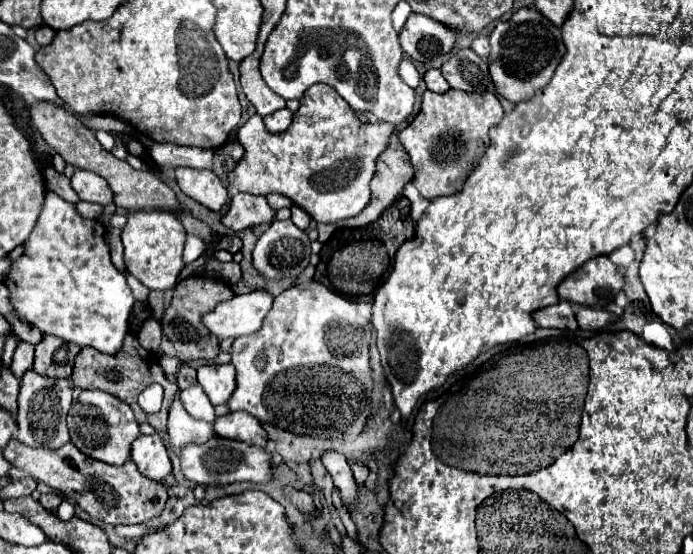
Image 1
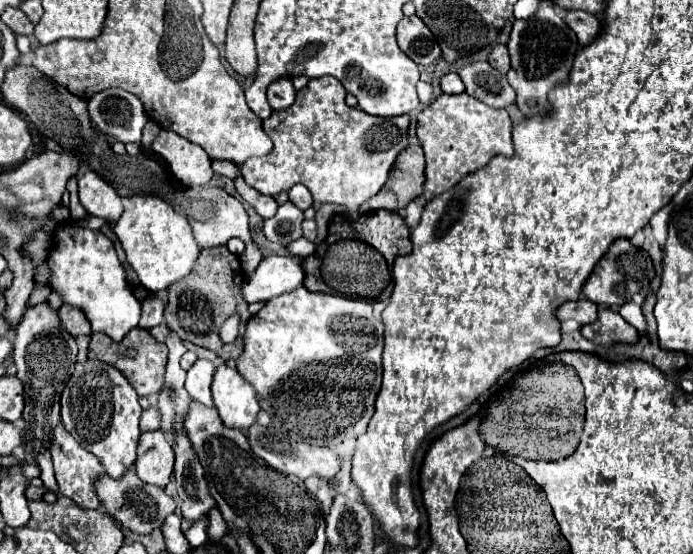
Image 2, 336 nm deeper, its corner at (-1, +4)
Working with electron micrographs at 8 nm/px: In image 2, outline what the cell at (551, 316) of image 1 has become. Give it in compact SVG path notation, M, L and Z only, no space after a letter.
M579 298L575 302L565 302L561 308L555 310L555 316L557 320L575 320L579 322L581 326L585 324L591 324L595 318L597 318L597 304L587 300L587 298Z

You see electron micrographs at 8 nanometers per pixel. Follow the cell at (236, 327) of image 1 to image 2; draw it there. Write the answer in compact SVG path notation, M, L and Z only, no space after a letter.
M269 256L263 258L253 274L247 274L241 284L241 296L247 304L269 302L275 296L287 294L303 284L303 268L297 258Z

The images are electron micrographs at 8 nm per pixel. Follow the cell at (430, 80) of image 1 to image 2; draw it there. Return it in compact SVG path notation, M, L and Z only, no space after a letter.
M449 72L441 78L441 90L445 94L461 94L461 92L465 92L465 86L455 72Z

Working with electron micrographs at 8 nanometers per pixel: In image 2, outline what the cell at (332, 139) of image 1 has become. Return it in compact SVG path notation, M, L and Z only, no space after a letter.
M333 76L311 78L309 84L297 92L297 98L291 108L273 112L267 120L263 120L263 130L273 140L273 150L261 158L249 158L241 166L241 174L245 182L257 192L267 196L287 192L295 184L305 184L315 202L345 206L349 208L349 218L357 220L359 206L381 190L397 154L407 146L409 116L403 114L395 118L381 118L381 116L365 114L359 108L349 108L345 104L345 94L347 92L343 84Z

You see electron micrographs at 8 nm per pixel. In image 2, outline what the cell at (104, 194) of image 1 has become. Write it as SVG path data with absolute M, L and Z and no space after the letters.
M91 170L79 176L79 200L91 216L117 220L123 212L121 196Z

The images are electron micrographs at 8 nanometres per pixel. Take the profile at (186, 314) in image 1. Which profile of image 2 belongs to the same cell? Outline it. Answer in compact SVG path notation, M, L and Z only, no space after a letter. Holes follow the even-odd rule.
M227 246L203 248L191 270L185 278L169 286L169 304L165 308L165 324L181 338L189 340L201 348L213 350L219 358L231 360L243 352L243 332L245 324L251 318L245 300L241 298L239 284L243 282L245 273L241 270L238 256L231 254ZM241 308L241 330L239 338L233 344L223 344L219 340L221 324Z

